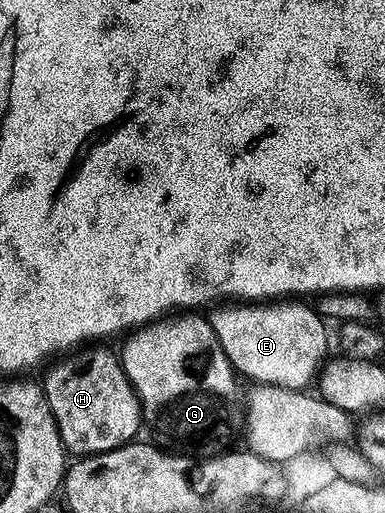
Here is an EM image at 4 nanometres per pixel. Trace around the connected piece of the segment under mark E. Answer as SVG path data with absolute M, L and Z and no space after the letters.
M277 300L272 304L221 304L214 314L208 315L209 323L219 336L227 360L231 360L238 375L254 378L253 382L266 386L281 386L283 389L304 391L314 385L329 350L329 338L325 335L326 319L312 305L304 306L301 300Z

